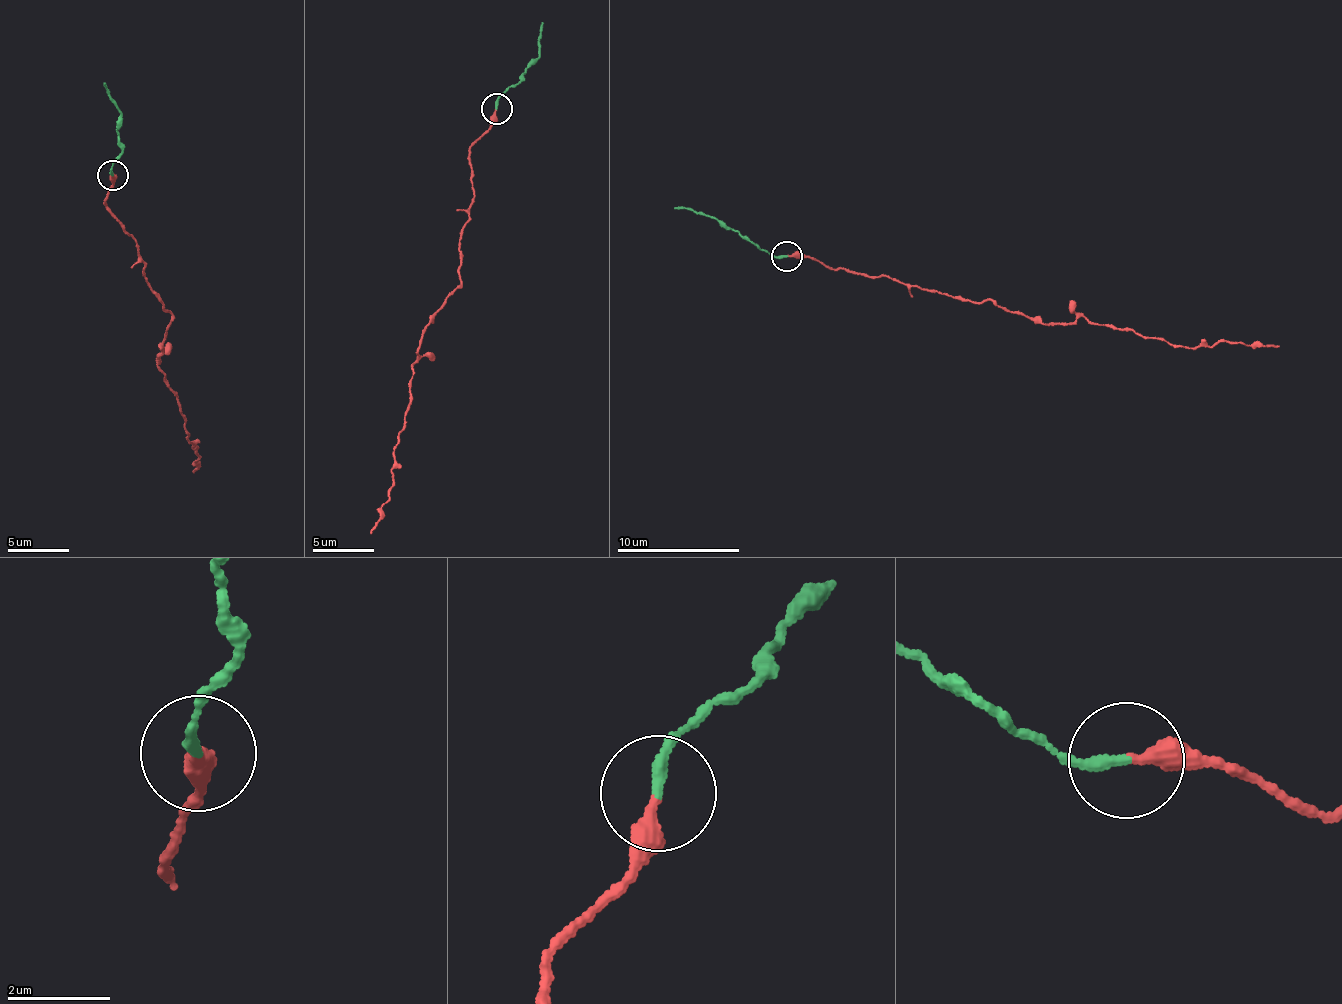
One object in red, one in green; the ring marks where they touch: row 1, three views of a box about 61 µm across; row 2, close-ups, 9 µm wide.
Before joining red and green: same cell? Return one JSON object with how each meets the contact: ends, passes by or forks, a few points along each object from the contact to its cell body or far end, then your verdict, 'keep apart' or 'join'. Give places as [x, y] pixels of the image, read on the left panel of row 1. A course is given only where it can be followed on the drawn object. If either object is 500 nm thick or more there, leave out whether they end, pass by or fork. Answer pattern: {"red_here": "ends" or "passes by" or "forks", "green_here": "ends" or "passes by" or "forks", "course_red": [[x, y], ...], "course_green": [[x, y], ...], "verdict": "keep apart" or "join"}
{"red_here": "ends", "green_here": "ends", "course_red": [[112, 175], [107, 208], [133, 238], [171, 315], [157, 364], [200, 456], [194, 472]], "course_green": [[112, 175], [122, 150], [119, 113], [104, 81]], "verdict": "keep apart"}

